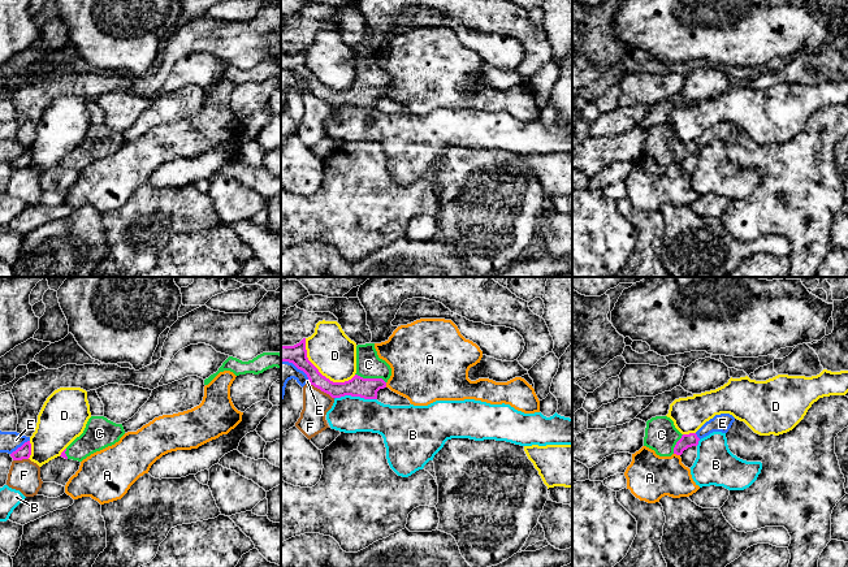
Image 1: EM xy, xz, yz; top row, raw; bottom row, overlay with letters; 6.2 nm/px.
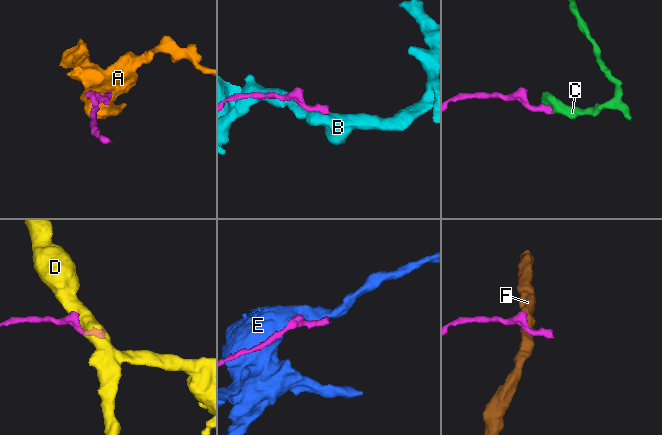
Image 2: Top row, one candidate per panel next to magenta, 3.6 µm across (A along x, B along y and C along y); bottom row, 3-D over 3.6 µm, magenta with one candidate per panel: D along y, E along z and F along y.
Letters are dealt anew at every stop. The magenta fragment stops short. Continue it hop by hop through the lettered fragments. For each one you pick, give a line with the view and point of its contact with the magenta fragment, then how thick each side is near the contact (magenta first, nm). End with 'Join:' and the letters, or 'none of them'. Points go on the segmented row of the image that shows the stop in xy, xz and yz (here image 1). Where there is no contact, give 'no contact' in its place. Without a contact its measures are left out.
C: meets magenta in xz at (371, 379); 130 nm thick on the magenta side, 160 nm on the other
Join: C

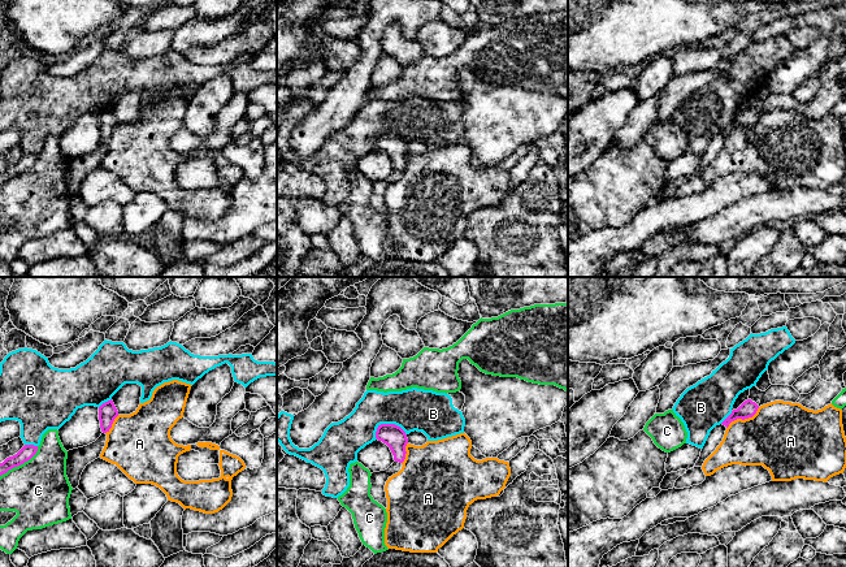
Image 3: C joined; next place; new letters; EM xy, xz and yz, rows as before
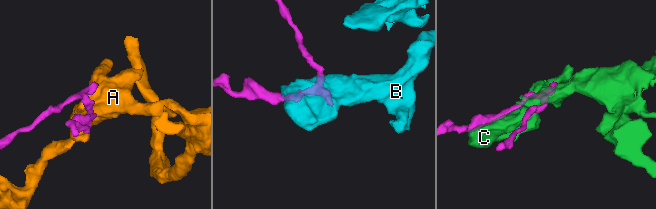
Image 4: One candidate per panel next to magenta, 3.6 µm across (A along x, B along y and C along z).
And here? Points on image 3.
Join: none of them

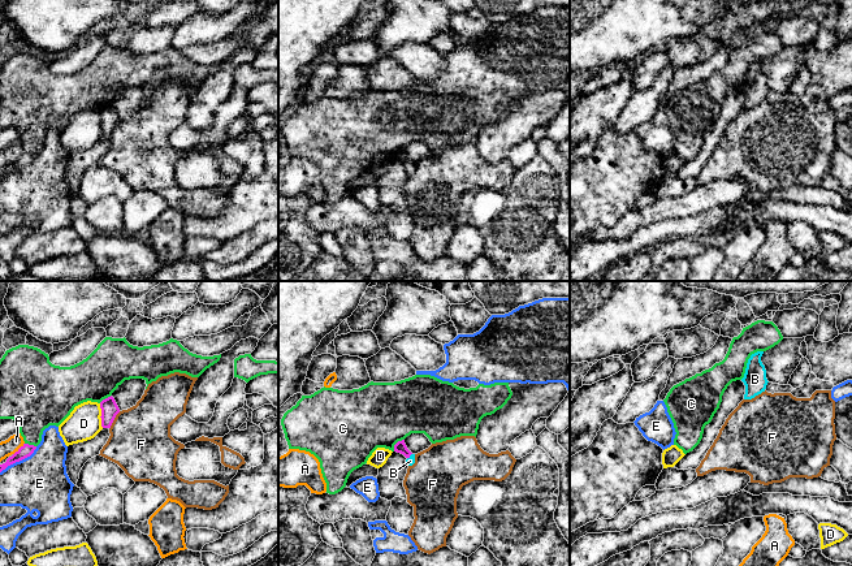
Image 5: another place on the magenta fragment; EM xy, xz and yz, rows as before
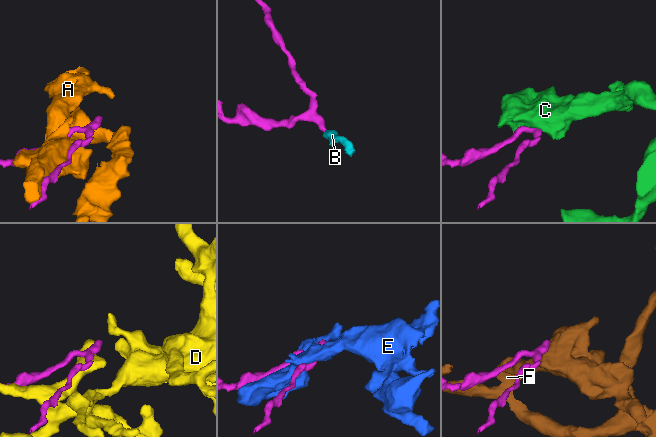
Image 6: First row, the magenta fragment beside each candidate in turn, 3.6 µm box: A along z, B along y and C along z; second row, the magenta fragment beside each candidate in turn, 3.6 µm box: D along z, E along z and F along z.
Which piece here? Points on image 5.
B: meets magenta in xz at (410, 454); 70 nm thick on the magenta side, 50 nm on the other
Join: B

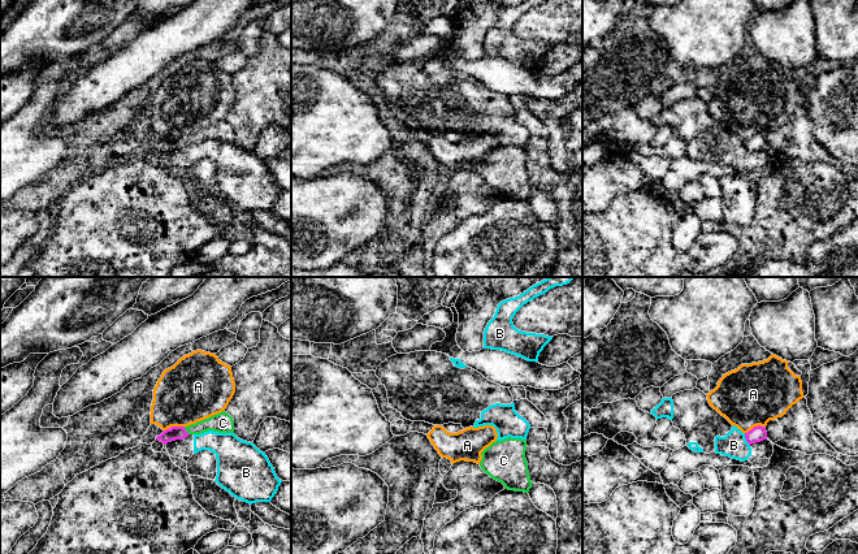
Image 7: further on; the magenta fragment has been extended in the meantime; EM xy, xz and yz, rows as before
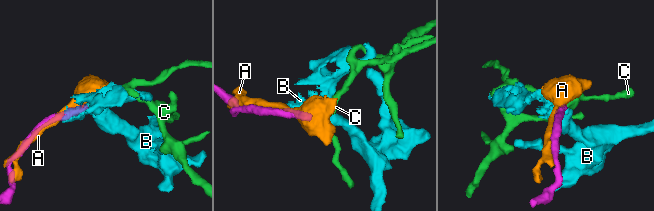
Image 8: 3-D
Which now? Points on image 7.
C: meets magenta in xy at (185, 431); 80 nm thick on the magenta side, 130 nm on the other
Join: C

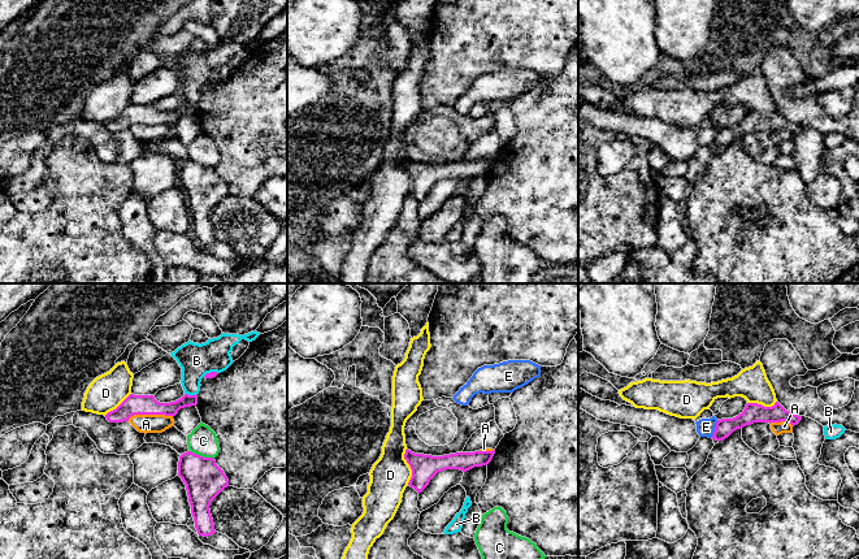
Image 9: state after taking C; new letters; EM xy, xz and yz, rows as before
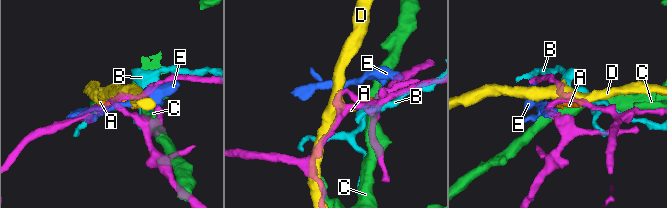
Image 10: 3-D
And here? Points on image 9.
Join: none of them

